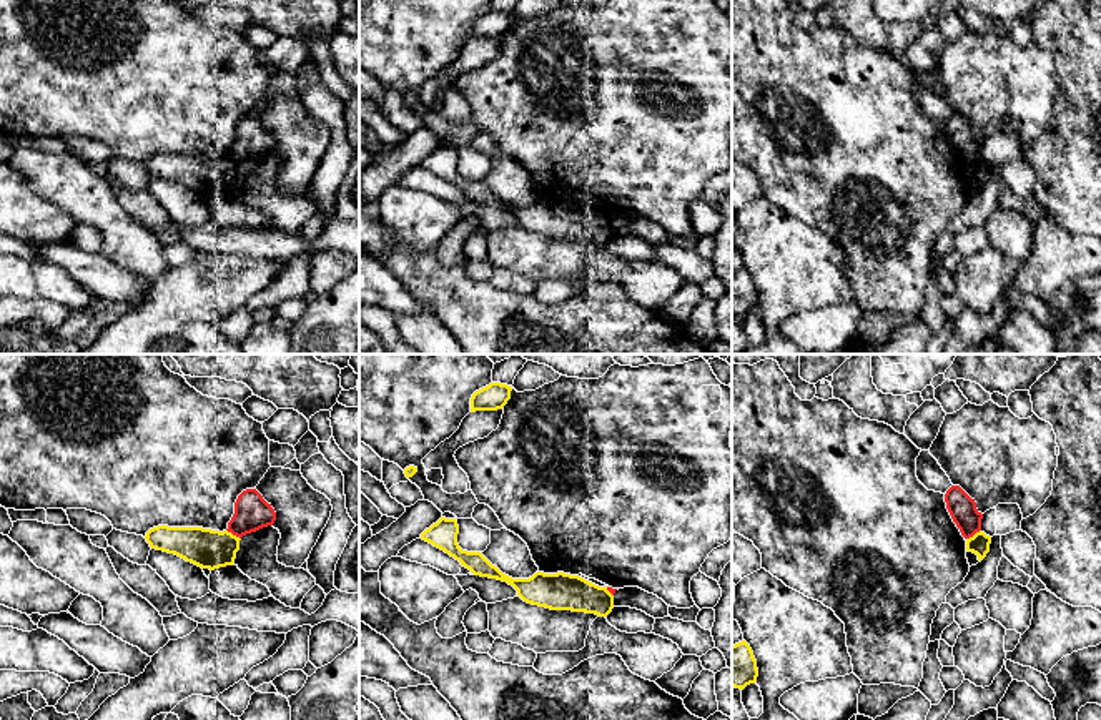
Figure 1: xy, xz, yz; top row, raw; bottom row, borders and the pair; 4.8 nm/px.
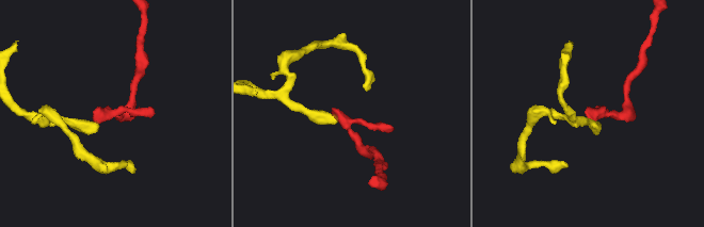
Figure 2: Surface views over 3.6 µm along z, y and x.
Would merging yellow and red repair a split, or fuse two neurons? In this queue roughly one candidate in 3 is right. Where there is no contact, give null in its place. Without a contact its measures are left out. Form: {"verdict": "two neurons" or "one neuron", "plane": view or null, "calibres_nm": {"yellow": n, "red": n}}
{"verdict": "two neurons", "plane": "xy", "calibres_nm": {"yellow": 190, "red": 180}}

